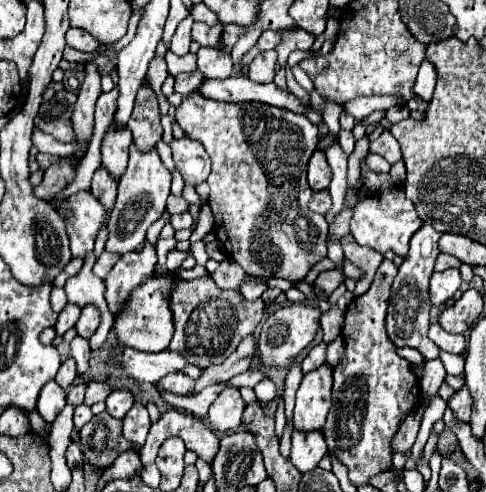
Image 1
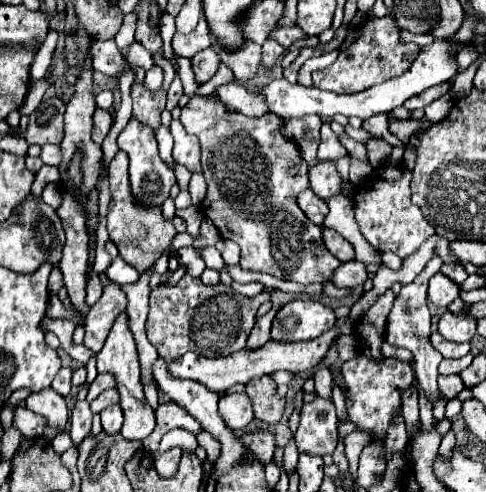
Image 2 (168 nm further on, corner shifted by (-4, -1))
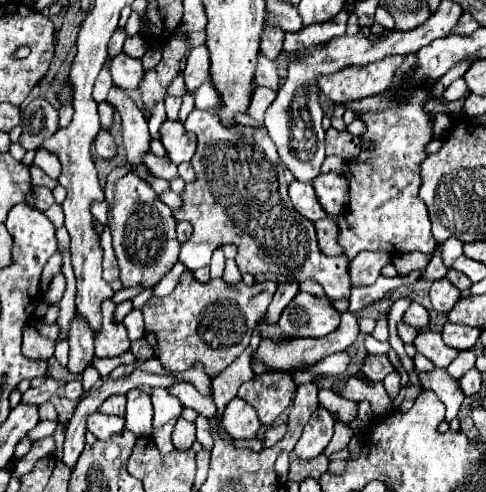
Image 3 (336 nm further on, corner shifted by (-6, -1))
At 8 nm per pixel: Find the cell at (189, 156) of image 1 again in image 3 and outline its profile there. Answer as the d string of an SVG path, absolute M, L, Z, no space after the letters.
M165 121L159 129L161 133L161 143L173 163L183 163L191 161L195 147L197 147L197 137L195 133L189 133L181 121Z

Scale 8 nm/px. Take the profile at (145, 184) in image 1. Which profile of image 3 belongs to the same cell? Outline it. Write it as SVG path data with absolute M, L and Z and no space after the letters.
M117 85L109 89L107 103L111 103L123 119L123 145L127 151L129 165L139 175L147 175L149 169L143 165L143 155L149 153L149 143L151 143L151 135L147 129L147 117Z

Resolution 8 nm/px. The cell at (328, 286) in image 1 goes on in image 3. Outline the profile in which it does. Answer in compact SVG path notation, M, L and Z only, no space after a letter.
M363 251L359 253L351 265L349 275L353 285L373 285L381 275L381 269L391 263L391 255L387 251Z

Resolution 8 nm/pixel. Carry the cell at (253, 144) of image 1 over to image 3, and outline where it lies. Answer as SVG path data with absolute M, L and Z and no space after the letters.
M193 109L189 113L185 121L185 129L197 135L199 145L197 145L195 157L191 159L191 165L195 169L195 181L185 185L181 193L183 205L173 211L173 217L177 221L189 221L193 225L193 239L181 247L179 261L189 271L195 271L199 267L209 265L209 259L217 247L233 243L237 245L237 265L241 273L267 275L267 277L273 275L273 279L297 279L297 281L315 279L323 287L329 299L333 301L349 299L349 289L351 289L349 261L331 259L319 251L313 223L301 217L289 201L287 187L293 181L293 175L281 163L277 149L267 135L267 129L265 127L255 129L255 127L243 127L243 125L223 127L219 123L219 117L213 111L199 111L199 109Z

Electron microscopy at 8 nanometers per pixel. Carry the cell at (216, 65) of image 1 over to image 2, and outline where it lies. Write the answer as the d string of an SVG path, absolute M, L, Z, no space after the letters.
M209 47L209 49L199 51L191 59L191 63L193 63L193 71L195 71L195 77L197 77L197 83L205 83L205 81L209 81L217 73L221 61L219 61L217 53Z

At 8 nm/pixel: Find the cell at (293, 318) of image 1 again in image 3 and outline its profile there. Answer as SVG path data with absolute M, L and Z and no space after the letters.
M297 293L283 311L279 327L291 337L323 337L339 327L339 313L325 297Z

